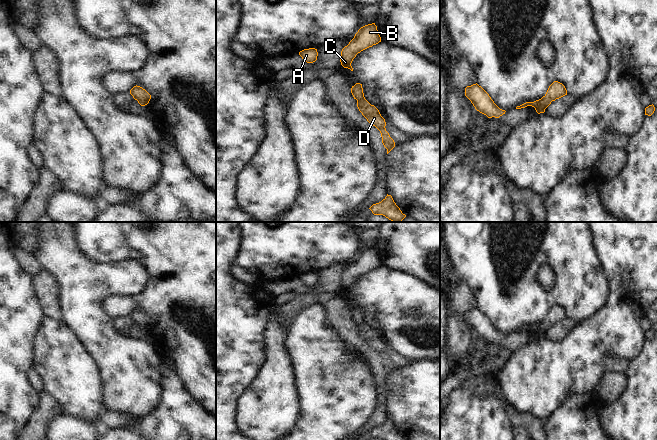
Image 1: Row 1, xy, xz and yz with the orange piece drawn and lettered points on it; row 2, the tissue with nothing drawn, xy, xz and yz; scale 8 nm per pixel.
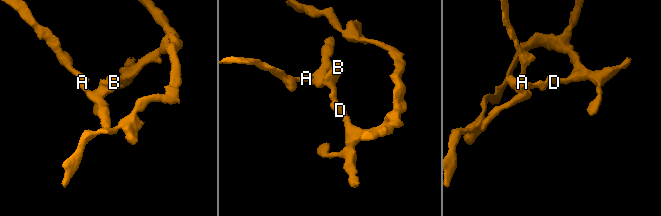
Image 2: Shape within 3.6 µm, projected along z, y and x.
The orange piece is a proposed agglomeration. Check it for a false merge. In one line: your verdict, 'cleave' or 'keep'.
keep

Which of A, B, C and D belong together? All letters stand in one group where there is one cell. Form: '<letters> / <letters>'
A B C D

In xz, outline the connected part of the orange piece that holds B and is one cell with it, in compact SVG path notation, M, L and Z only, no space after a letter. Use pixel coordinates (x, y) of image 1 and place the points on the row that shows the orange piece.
M375 23L361 27L354 38L341 51L340 62L344 68L353 71L351 63L358 53L381 42Z

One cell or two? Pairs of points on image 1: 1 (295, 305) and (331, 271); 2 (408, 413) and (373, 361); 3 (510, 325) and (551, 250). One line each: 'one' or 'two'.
1: one
2: two
3: one

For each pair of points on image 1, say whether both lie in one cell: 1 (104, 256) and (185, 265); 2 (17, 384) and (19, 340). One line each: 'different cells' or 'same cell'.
1: same cell
2: same cell

